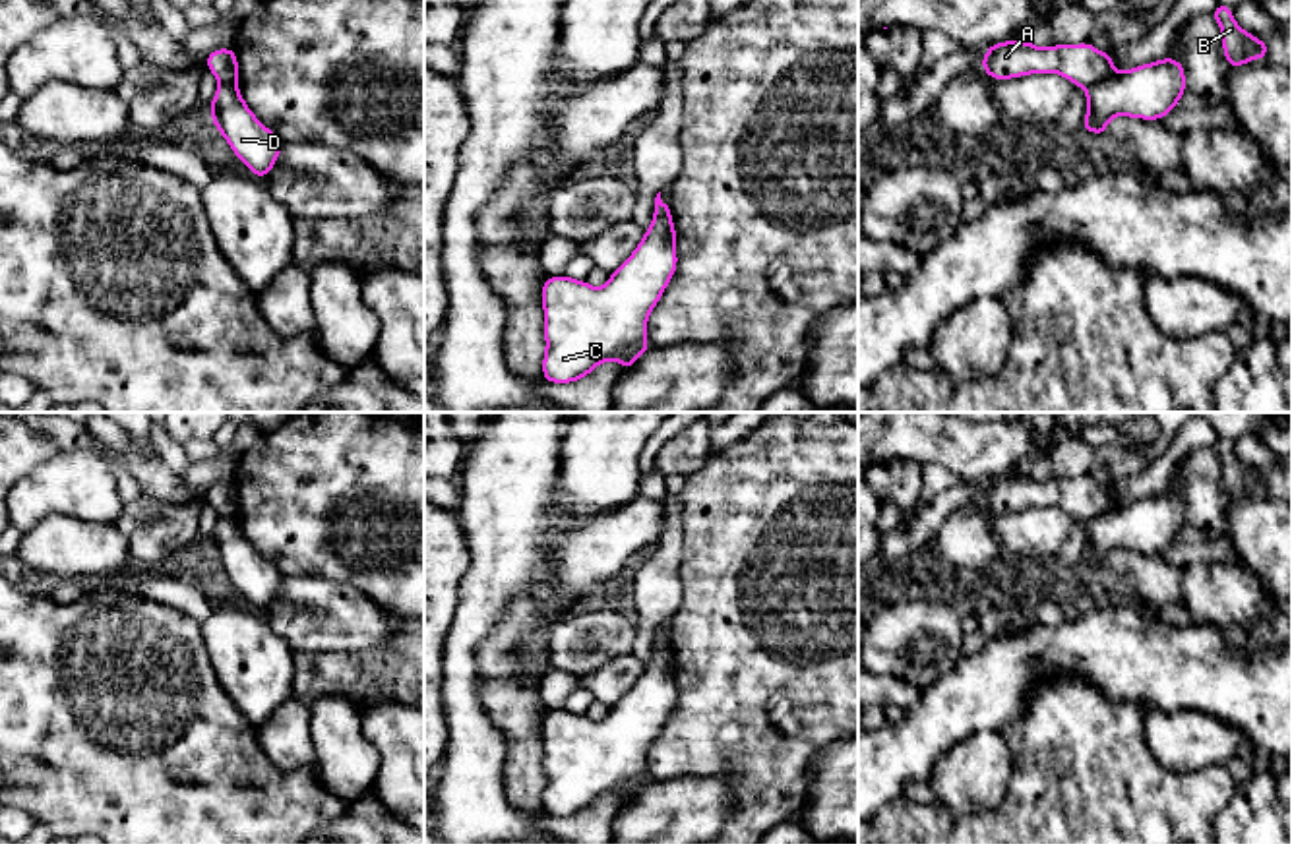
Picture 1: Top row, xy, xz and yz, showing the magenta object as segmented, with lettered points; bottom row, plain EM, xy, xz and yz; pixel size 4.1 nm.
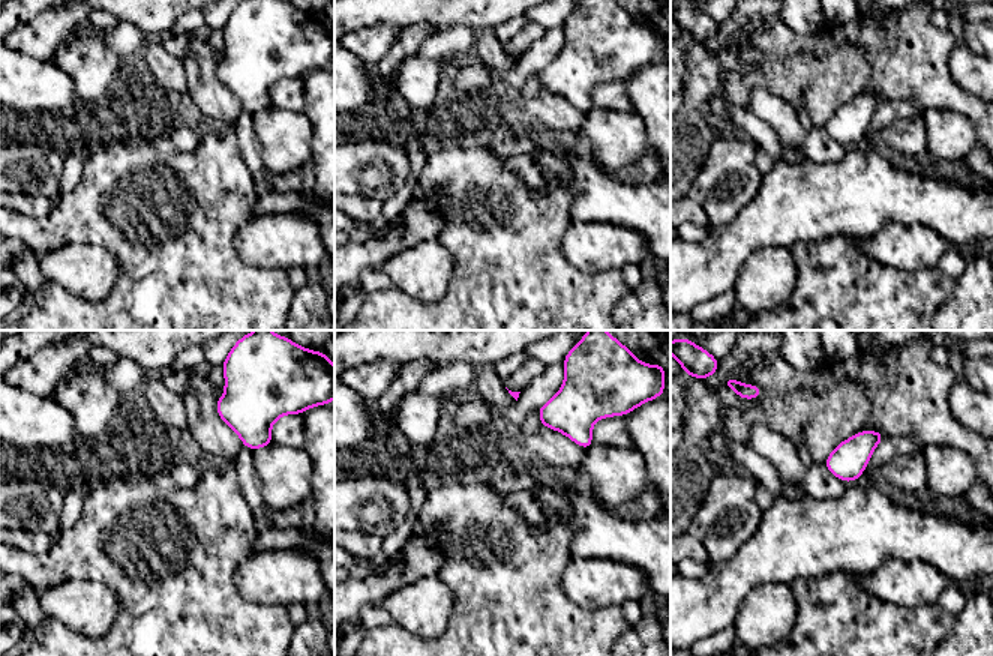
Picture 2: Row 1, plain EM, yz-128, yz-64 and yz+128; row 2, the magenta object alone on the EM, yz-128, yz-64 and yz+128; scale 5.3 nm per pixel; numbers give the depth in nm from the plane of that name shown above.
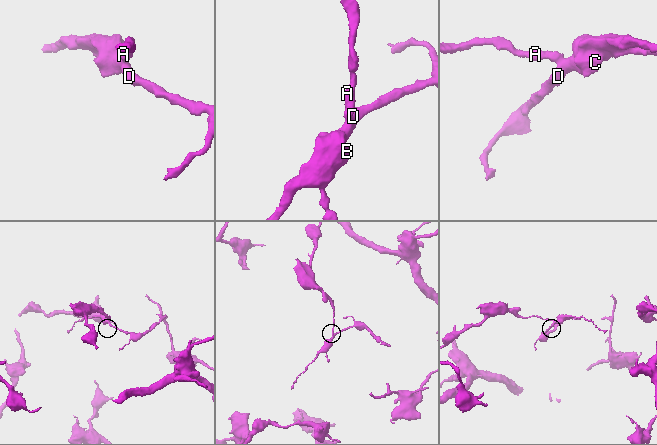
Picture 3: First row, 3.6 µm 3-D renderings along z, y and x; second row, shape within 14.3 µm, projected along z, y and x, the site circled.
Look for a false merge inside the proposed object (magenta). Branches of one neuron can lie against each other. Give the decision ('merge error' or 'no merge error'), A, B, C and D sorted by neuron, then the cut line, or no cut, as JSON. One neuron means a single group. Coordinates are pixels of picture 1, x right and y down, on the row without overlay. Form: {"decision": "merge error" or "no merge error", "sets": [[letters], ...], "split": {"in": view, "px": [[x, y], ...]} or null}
{"decision": "merge error", "sets": [["A"], ["B", "C", "D"]], "split": {"in": "yz", "px": [[1110, 508], [1087, 523]]}}

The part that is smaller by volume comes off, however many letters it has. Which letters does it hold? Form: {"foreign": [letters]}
{"foreign": ["B", "C", "D"]}

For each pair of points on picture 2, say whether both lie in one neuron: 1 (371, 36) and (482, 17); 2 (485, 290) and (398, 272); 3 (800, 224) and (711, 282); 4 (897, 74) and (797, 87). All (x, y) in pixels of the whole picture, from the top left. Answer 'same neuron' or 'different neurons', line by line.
1: different neurons
2: different neurons
3: same neuron
4: same neuron

